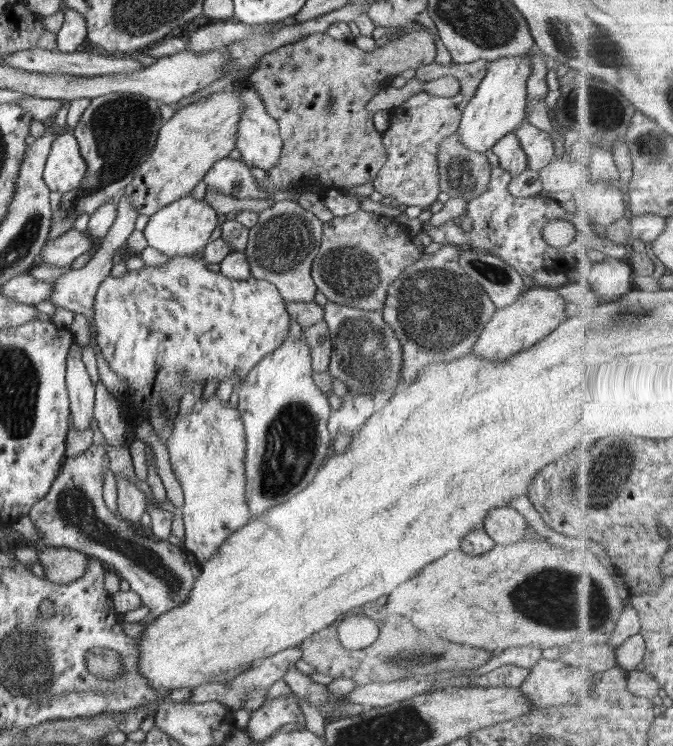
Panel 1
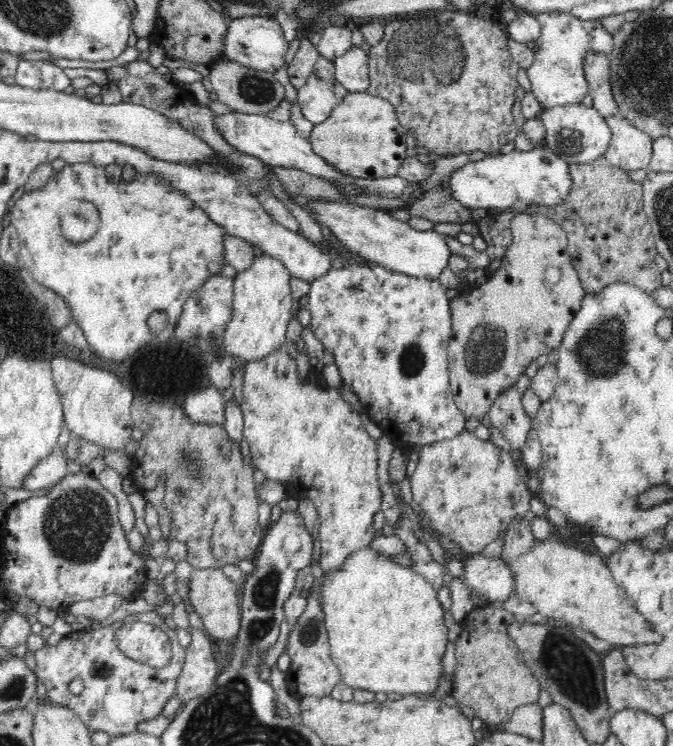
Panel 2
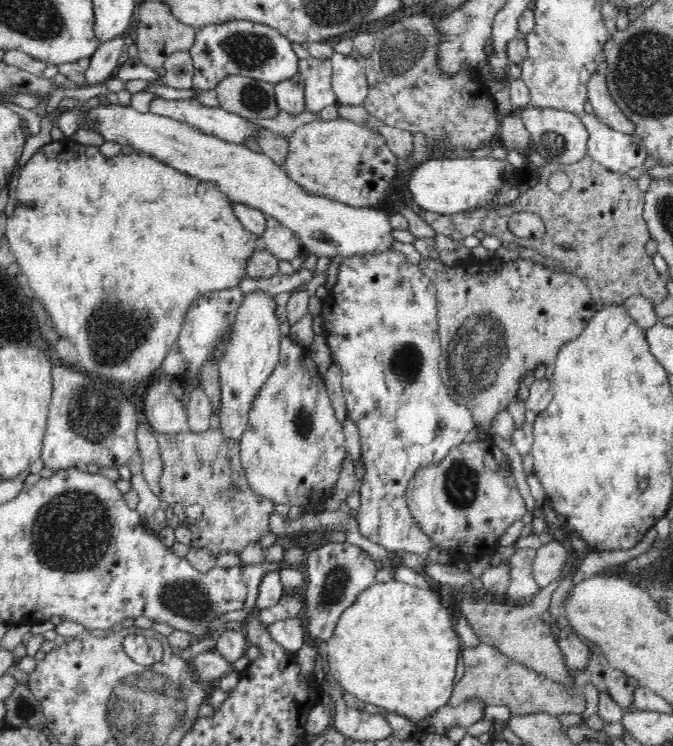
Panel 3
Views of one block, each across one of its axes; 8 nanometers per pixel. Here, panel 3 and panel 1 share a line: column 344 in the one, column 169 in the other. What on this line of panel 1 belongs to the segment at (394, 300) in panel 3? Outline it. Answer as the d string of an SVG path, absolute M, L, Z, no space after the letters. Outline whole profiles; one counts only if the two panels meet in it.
M169 257L168 261L161 266L151 266L151 265L144 265L139 270L127 270L127 273L123 275L123 277L116 278L116 274L107 274L107 277L101 282L101 285L99 286L99 289L97 290L96 296L94 298L94 317L91 320L92 328L94 328L95 332L95 339L96 339L96 346L98 346L98 350L100 350L100 354L102 354L102 358L108 362L108 366L110 367L110 370L112 372L115 372L122 380L124 380L124 384L126 384L126 391L125 391L125 397L123 399L127 399L127 402L129 402L129 406L131 406L131 413L127 412L127 410L123 409L126 413L126 419L128 419L128 426L130 429L130 433L132 433L132 441L135 439L138 439L135 434L133 433L133 429L130 426L130 422L137 419L138 424L142 424L143 422L149 422L149 418L147 417L147 414L149 414L146 410L164 410L165 407L165 398L173 398L173 400L181 400L181 398L186 394L186 391L191 387L194 386L195 382L201 382L202 384L206 384L207 382L212 382L212 380L218 380L219 383L221 383L224 380L227 380L227 378L230 378L235 374L238 378L238 382L244 380L247 378L248 373L262 360L267 354L270 354L273 350L276 350L289 336L289 330L290 330L290 323L291 318L288 316L288 312L286 312L286 303L283 300L282 296L280 296L280 291L278 290L277 286L274 286L271 282L260 280L257 278L254 278L253 276L248 277L246 280L236 280L231 278L226 278L222 273L216 273L212 270L209 270L207 267L207 262L204 258L197 258L197 257Z

